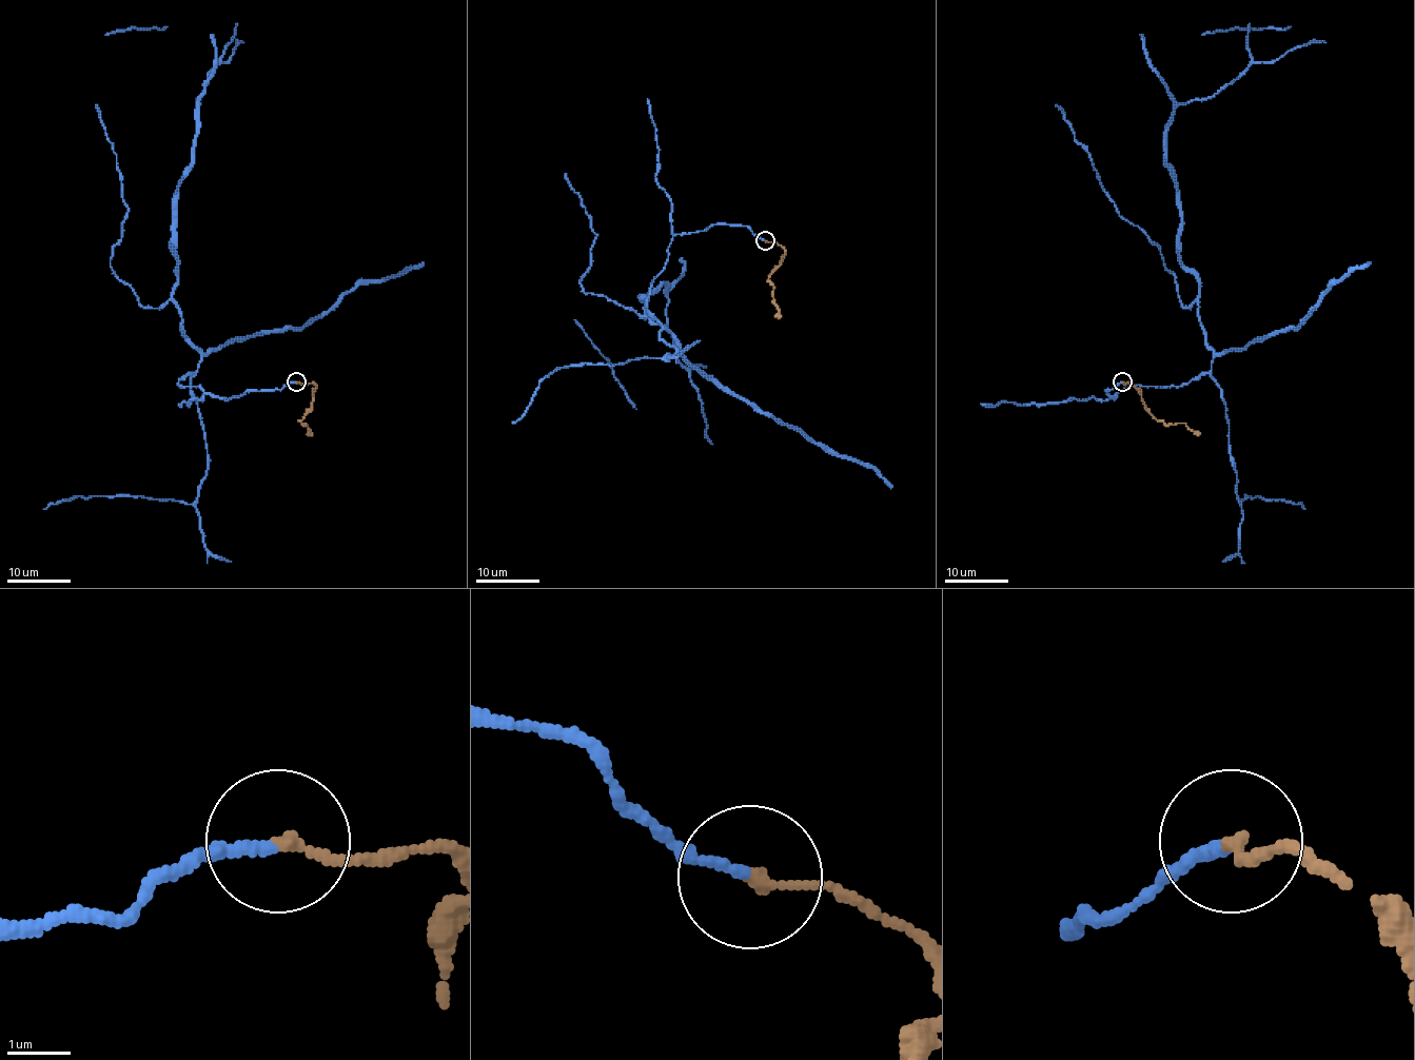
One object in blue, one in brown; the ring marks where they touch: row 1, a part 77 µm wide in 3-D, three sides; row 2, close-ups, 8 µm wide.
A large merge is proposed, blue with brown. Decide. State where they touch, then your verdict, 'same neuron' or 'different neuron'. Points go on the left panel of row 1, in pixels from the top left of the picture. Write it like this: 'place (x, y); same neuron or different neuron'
place (296, 381); same neuron

